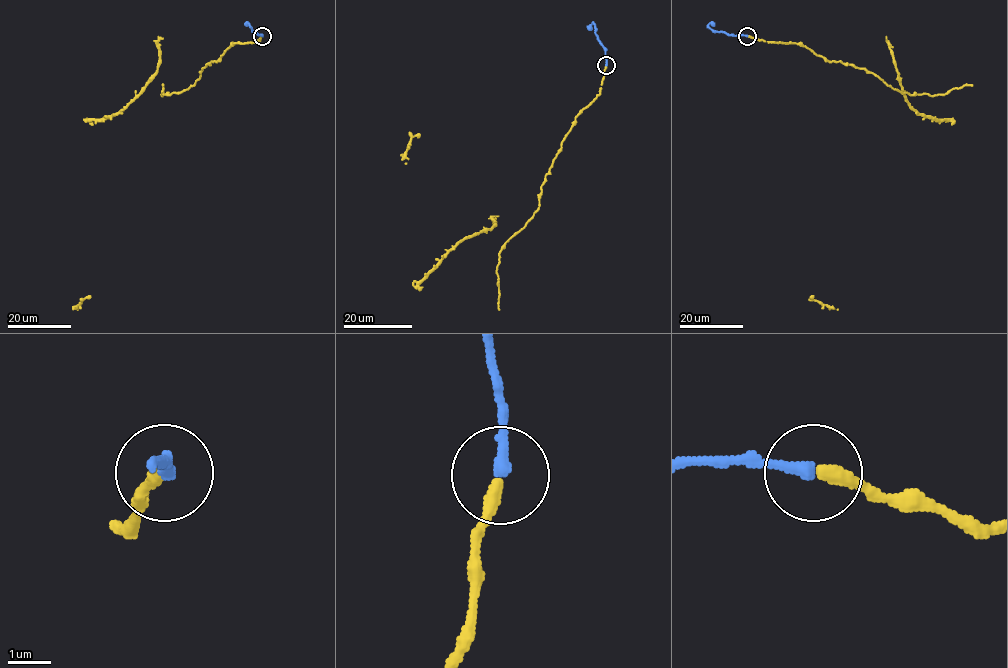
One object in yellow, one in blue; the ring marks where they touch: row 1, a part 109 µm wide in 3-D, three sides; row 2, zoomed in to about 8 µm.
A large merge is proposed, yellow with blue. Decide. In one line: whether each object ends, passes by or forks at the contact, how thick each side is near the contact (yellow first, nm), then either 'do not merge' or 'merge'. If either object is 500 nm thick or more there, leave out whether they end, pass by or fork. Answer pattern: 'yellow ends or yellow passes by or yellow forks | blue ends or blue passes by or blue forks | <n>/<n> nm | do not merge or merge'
yellow ends | blue ends | 320/280 nm | merge

